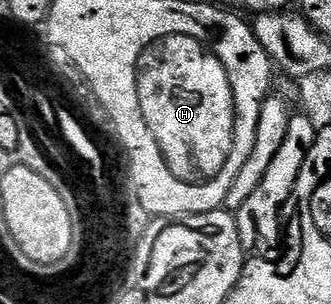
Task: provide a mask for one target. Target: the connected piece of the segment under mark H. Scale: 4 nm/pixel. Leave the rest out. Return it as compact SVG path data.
M167 34L151 42L142 51L136 67L139 112L145 117L149 131L158 142L159 152L173 177L183 184L202 186L221 173L221 168L232 152L235 102L228 74L221 61L196 38L188 34Z

